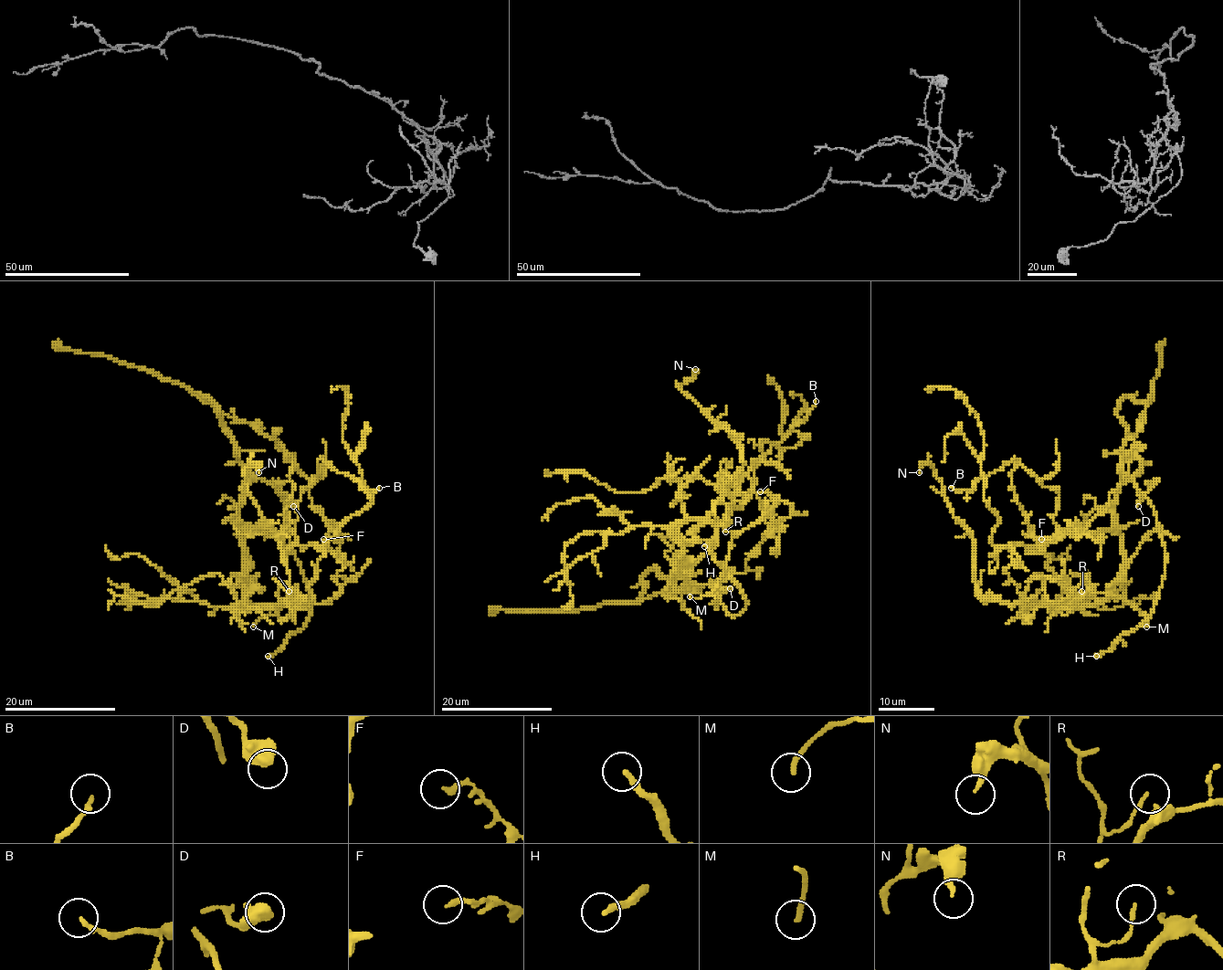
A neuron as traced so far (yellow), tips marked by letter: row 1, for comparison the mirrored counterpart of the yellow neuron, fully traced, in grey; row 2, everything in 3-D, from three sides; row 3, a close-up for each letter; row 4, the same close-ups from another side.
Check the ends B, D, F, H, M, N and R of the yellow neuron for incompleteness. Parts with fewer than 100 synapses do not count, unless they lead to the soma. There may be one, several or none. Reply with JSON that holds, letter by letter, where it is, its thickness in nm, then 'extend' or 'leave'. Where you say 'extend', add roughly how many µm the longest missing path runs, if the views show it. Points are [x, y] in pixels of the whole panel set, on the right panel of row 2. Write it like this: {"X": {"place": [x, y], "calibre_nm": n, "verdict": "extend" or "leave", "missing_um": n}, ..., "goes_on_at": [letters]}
{"B": {"place": [951, 488], "calibre_nm": 150, "verdict": "leave"}, "D": {"place": [1138, 506], "calibre_nm": 600, "verdict": "leave"}, "F": {"place": [1041, 539], "calibre_nm": 200, "verdict": "leave"}, "H": {"place": [1096, 656], "calibre_nm": 200, "verdict": "extend", "missing_um": 45}, "M": {"place": [1146, 627], "calibre_nm": 200, "verdict": "leave"}, "N": {"place": [919, 472], "calibre_nm": 240, "verdict": "leave"}, "R": {"place": [1081, 591], "calibre_nm": 120, "verdict": "leave"}, "goes_on_at": ["H"]}

